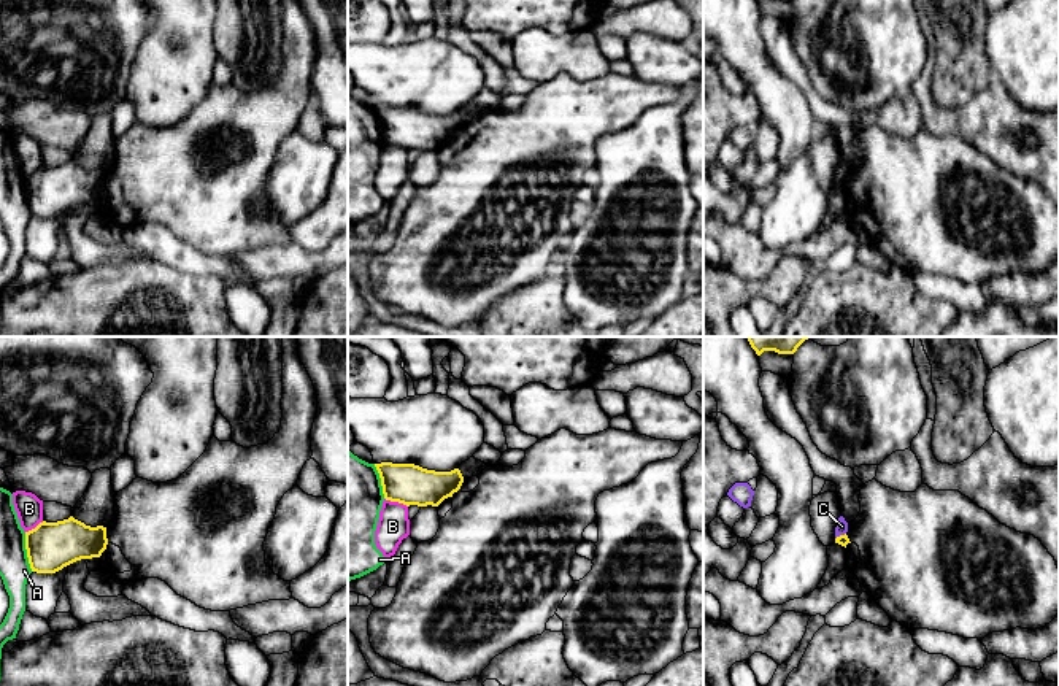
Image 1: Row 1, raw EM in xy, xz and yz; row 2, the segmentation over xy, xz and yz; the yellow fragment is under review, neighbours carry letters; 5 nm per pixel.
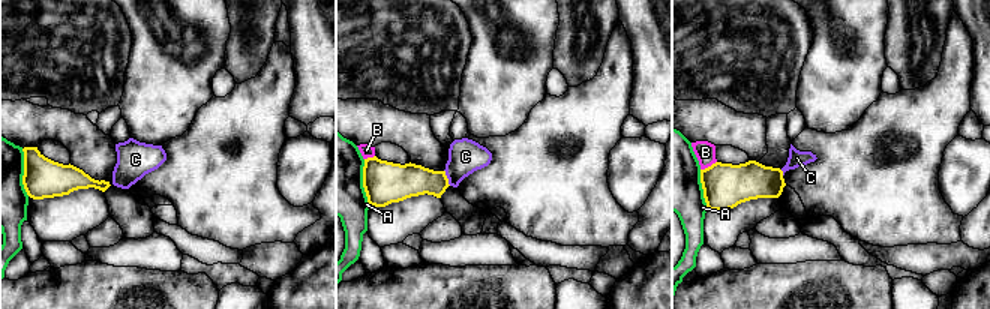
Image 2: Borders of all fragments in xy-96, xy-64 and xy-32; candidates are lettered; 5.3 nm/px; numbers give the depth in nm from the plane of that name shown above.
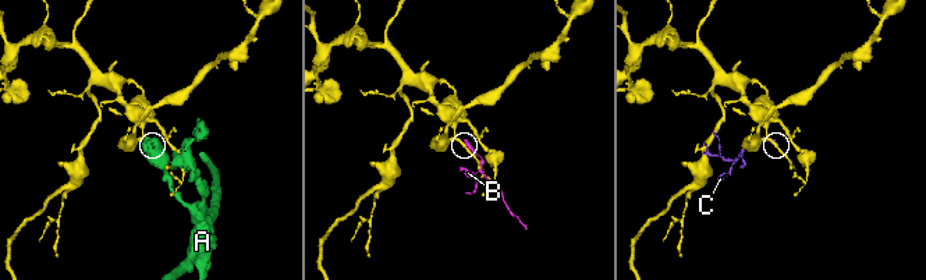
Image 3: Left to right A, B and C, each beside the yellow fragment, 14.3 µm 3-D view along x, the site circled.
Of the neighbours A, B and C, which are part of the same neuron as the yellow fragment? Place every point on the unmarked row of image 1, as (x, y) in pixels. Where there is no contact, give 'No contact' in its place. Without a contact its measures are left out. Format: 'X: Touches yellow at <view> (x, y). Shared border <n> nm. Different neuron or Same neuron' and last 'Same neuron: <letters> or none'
A: Touches yellow at xy (27, 196). Shared border 200 nm. Different neuron
B: Touches yellow at xz (396, 145). Shared border 130 nm. Different neuron
C: Touches yellow at yz (840, 180). Shared border 70 nm. Different neuron
Same neuron: none

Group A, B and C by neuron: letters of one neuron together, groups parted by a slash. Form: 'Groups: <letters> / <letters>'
Groups: A / B C

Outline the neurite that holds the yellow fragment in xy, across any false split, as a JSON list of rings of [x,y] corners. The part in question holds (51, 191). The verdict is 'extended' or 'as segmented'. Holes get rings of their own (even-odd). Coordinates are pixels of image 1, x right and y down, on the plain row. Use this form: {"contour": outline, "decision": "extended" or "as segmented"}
{"contour": [[[73,160],[43,165],[25,176],[29,208],[37,218],[56,218],[76,205],[100,202],[106,189],[106,172],[90,172]]], "decision": "as segmented"}

